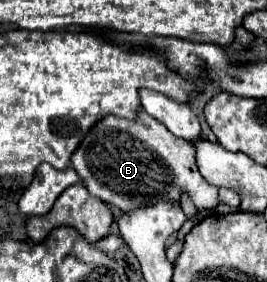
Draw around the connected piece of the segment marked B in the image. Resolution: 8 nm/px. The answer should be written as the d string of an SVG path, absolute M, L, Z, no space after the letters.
M139 111L133 121L113 115L101 119L73 153L71 163L81 175L87 191L113 205L117 211L127 213L163 201L181 203L183 193L189 195L199 211L217 211L219 189L201 177L193 143L177 139L163 123L145 111Z

